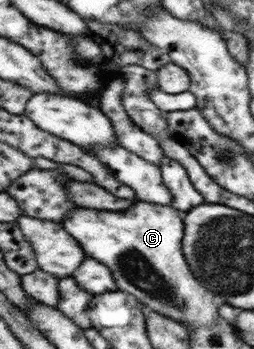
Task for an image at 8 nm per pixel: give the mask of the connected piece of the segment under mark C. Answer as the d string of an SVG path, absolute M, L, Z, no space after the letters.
M136 199L135 206L123 212L97 212L80 207L70 212L62 224L82 245L86 257L110 268L118 290L134 295L150 310L192 326L214 326L221 318L218 307L225 300L208 291L192 272L182 249L186 224L183 215L170 205L161 206Z

